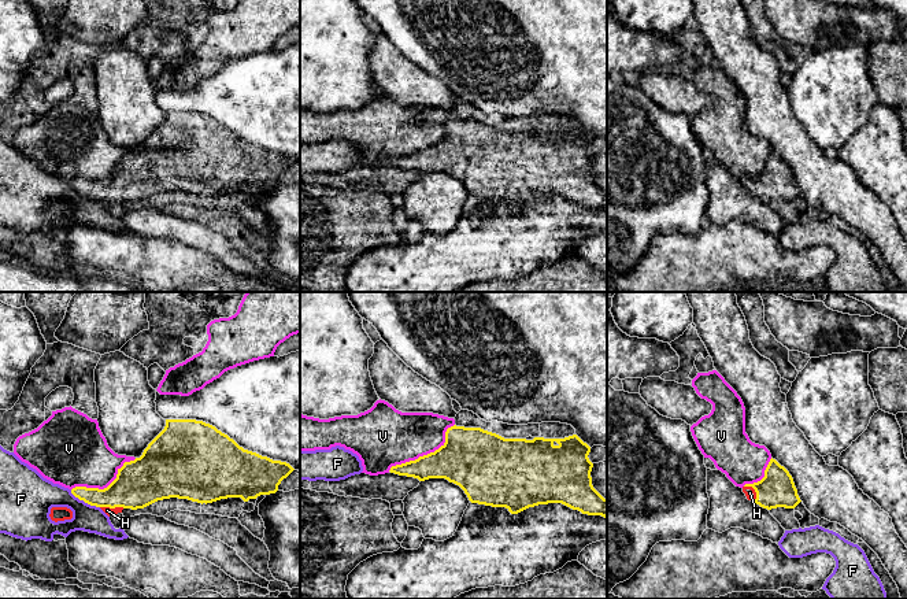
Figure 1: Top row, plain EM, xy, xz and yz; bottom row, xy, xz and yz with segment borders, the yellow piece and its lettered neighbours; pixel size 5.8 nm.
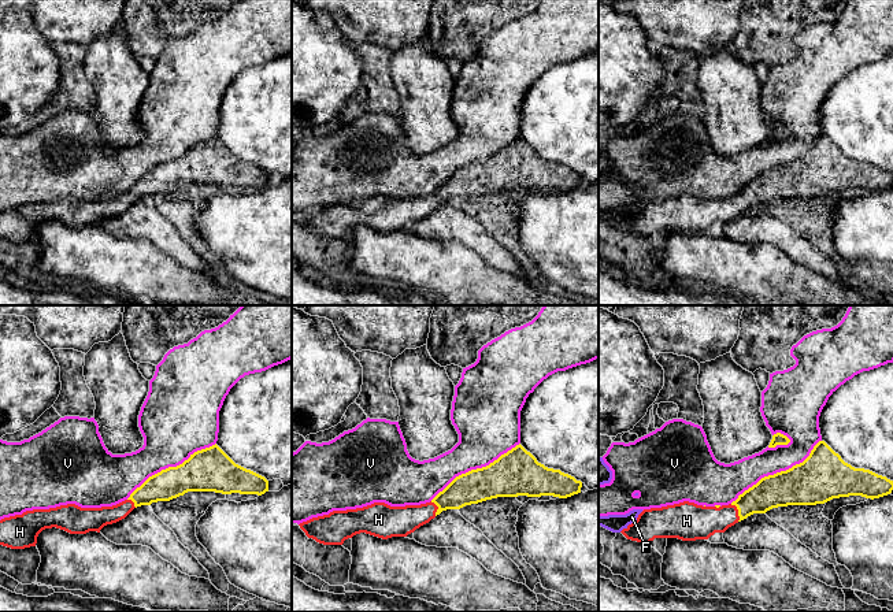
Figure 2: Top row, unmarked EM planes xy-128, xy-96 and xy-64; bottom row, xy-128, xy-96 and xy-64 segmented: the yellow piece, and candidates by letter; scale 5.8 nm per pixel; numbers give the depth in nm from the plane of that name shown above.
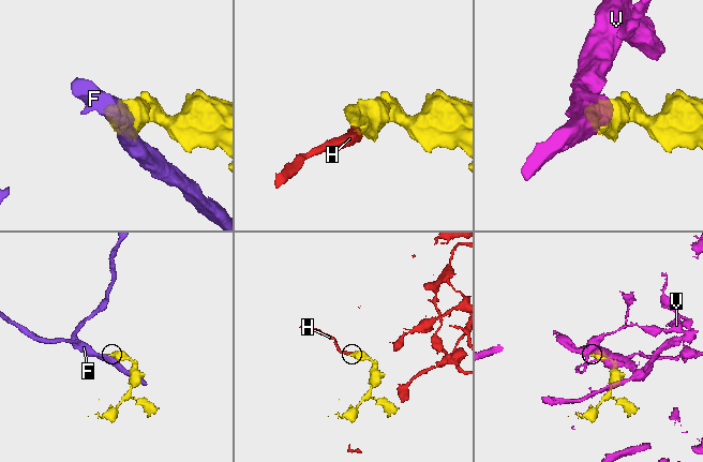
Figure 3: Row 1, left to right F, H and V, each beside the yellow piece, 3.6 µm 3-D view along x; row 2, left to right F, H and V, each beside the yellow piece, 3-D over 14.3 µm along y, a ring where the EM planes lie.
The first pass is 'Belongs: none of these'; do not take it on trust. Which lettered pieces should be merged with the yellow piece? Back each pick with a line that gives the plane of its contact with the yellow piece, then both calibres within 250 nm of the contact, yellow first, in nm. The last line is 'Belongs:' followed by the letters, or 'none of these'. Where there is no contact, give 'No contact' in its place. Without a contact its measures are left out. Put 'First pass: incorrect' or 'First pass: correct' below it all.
H: Touches yellow in xy. Thickness 280 nm (yellow) against 50 nm
Belongs: H
First pass: incorrect

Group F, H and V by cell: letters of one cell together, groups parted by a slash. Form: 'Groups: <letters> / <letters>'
Groups: F / H / V

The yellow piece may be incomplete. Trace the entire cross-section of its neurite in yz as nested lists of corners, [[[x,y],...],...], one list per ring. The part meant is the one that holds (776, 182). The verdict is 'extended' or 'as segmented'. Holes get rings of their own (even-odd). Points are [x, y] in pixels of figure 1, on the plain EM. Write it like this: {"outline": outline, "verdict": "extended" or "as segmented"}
{"outline": [[[773,151],[765,163],[765,170],[758,175],[745,177],[743,185],[748,193],[767,203],[795,201],[802,195],[792,169]]], "verdict": "extended"}

